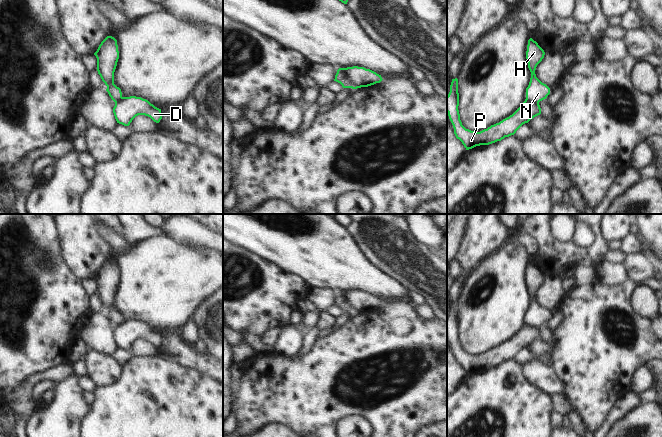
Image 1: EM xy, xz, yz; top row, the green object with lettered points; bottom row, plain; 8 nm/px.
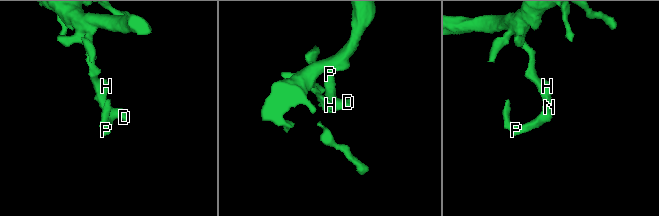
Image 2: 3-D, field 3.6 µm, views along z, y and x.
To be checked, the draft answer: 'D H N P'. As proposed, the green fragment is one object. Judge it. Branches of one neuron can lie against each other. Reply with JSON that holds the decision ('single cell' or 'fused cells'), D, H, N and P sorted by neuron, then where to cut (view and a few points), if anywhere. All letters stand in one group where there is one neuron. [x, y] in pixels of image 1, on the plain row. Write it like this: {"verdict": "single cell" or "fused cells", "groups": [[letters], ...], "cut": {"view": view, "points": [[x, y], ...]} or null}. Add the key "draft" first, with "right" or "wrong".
{"draft": "wrong", "verdict": "fused cells", "groups": [["D", "P"], ["H", "N"]], "cut": {"view": "xz", "points": [[339, 292], [353, 312]]}}

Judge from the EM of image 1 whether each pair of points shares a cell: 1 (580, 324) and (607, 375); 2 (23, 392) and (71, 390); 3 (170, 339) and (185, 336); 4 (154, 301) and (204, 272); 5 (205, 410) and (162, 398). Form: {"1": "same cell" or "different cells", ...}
{"1": "same cell", "2": "different cells", "3": "different cells", "4": "same cell", "5": "same cell"}

